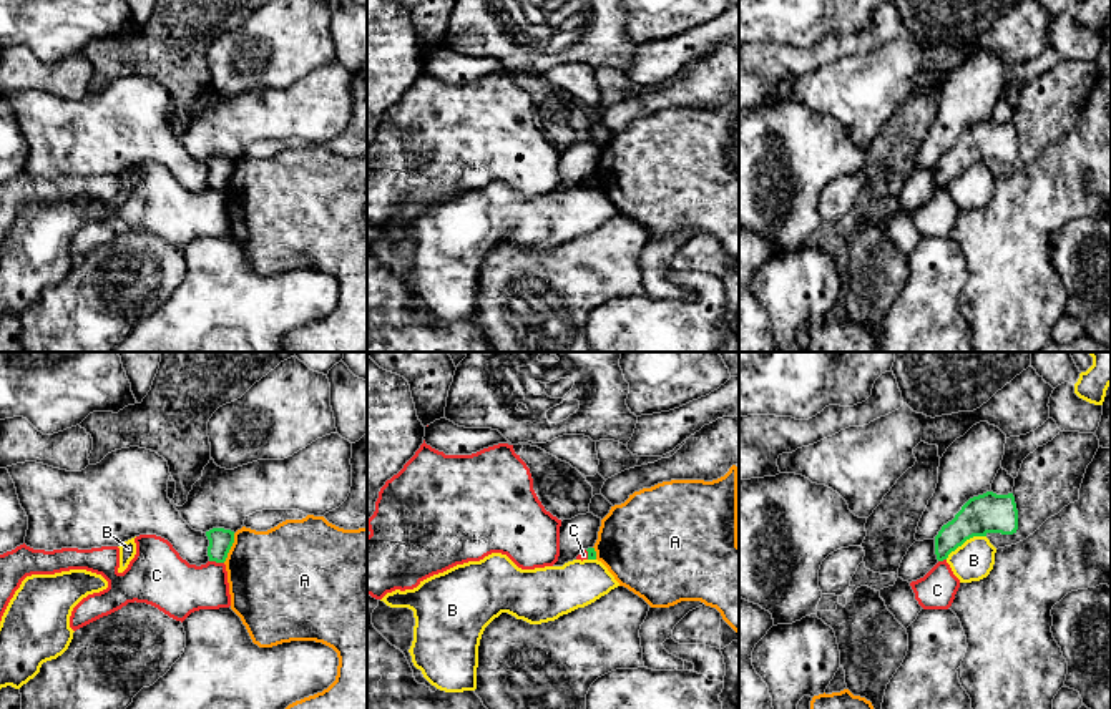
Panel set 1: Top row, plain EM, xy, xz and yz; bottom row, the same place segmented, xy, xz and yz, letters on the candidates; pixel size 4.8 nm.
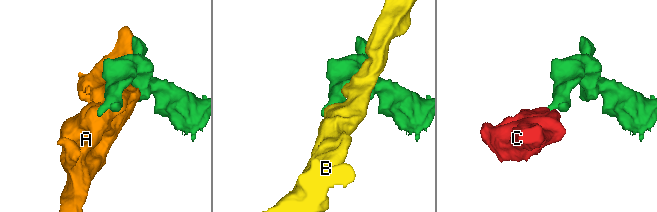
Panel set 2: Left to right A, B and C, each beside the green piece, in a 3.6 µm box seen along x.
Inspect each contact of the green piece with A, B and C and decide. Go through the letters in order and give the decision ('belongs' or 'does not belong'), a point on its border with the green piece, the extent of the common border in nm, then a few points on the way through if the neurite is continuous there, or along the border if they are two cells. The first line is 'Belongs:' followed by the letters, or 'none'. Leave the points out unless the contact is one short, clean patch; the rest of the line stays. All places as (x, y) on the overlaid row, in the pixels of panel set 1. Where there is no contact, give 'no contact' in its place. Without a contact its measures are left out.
Belongs: none
A: does not belong; meets green in xy at (230, 548); contact 160 nm long
B: does not belong; meets green in yz at (965, 540); contact 240 nm long
C: does not belong; meets green in xy at (216, 562); contact 70 nm long; border along xy (210, 560), (223, 563)

